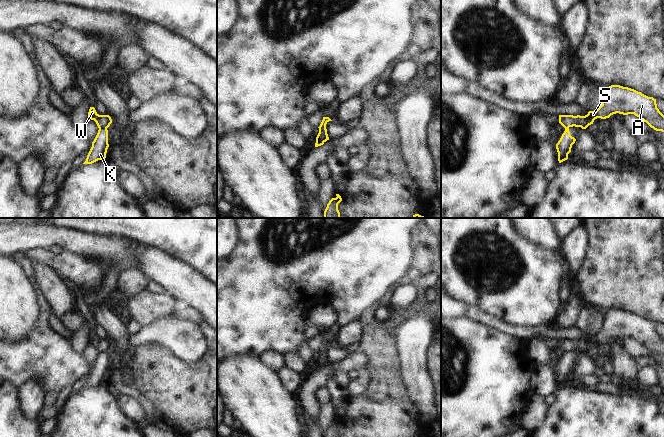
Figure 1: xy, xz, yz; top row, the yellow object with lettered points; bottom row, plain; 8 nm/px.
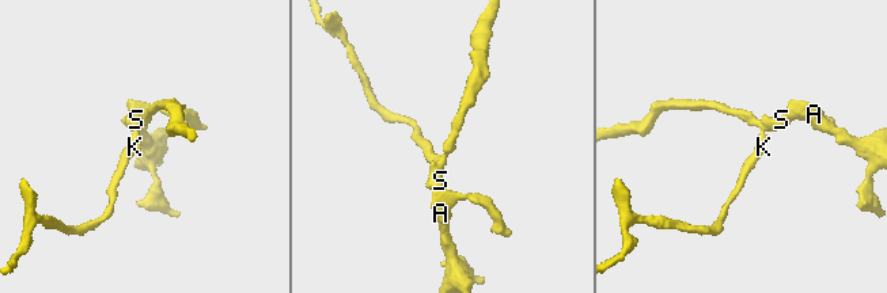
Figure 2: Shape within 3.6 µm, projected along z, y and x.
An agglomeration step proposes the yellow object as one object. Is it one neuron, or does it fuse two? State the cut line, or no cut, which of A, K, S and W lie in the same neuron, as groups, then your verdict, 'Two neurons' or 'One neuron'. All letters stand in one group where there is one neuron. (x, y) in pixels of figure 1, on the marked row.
Split along xy (106, 127), (99, 129). Groups: A S W / K. Two neurons.

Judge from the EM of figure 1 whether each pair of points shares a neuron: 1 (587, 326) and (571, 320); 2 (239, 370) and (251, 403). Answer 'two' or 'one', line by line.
1: two
2: one

